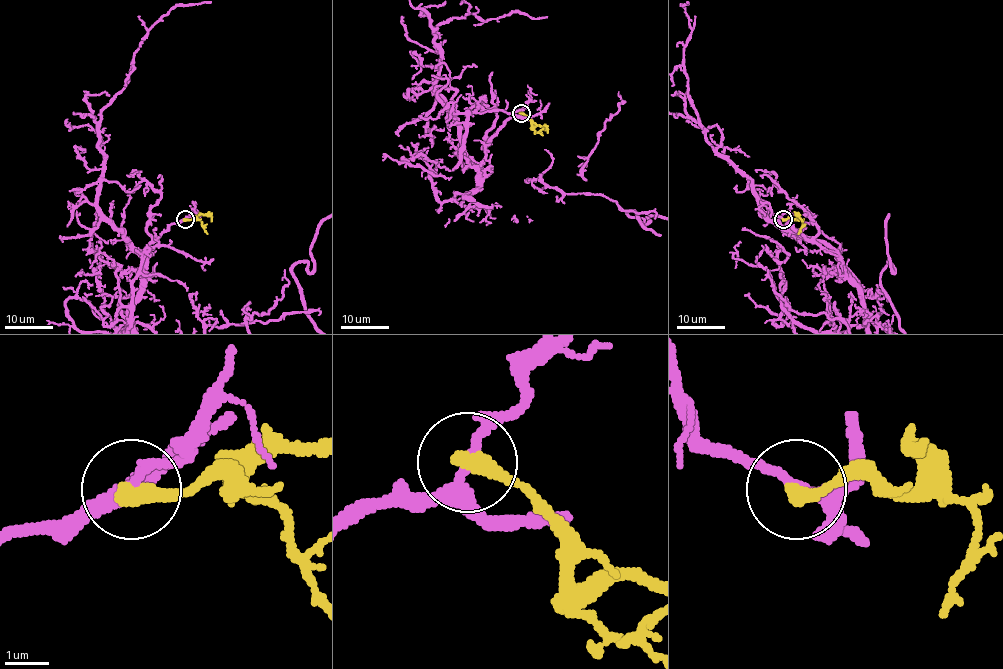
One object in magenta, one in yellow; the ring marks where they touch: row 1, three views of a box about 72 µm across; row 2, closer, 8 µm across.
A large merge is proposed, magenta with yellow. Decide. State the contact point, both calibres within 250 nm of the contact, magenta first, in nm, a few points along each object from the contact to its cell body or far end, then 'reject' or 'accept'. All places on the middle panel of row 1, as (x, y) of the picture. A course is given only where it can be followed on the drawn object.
place (521, 113); calibres 220 and 420 nm; course yellow (520, 113), (524, 113), (537, 132), (543, 128); reject

